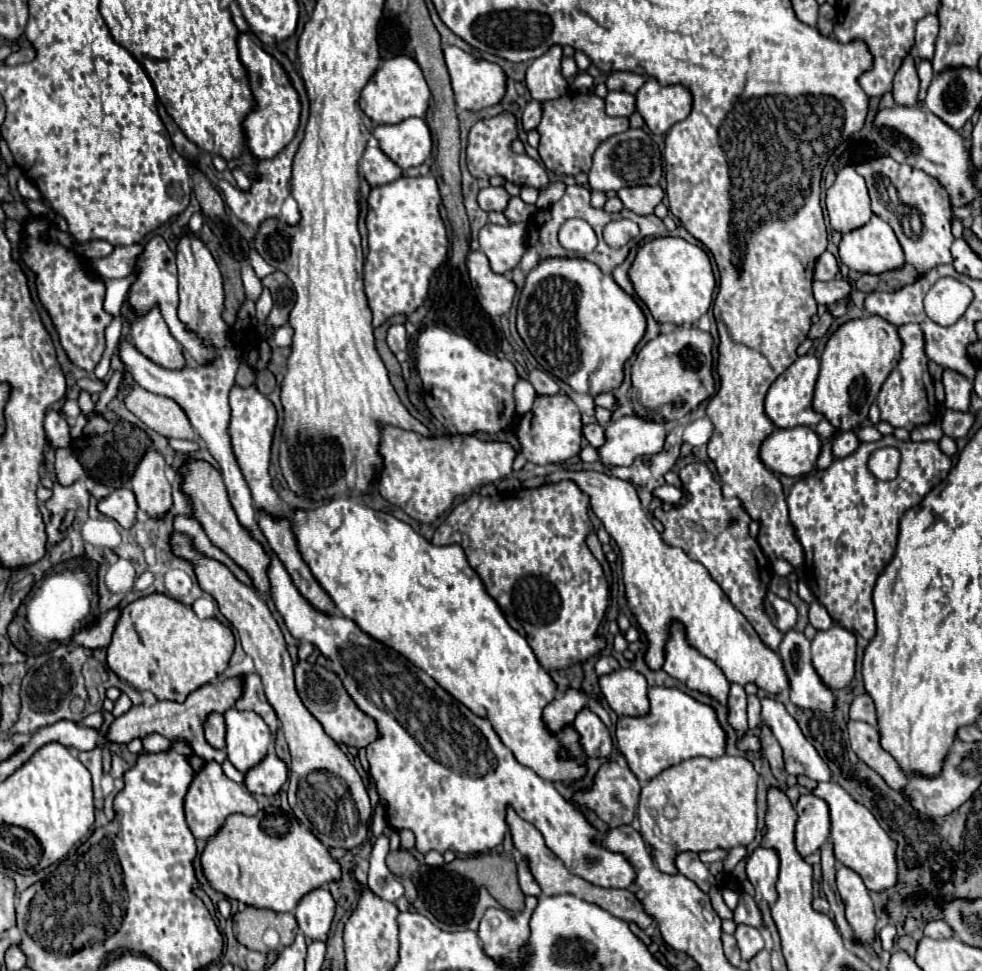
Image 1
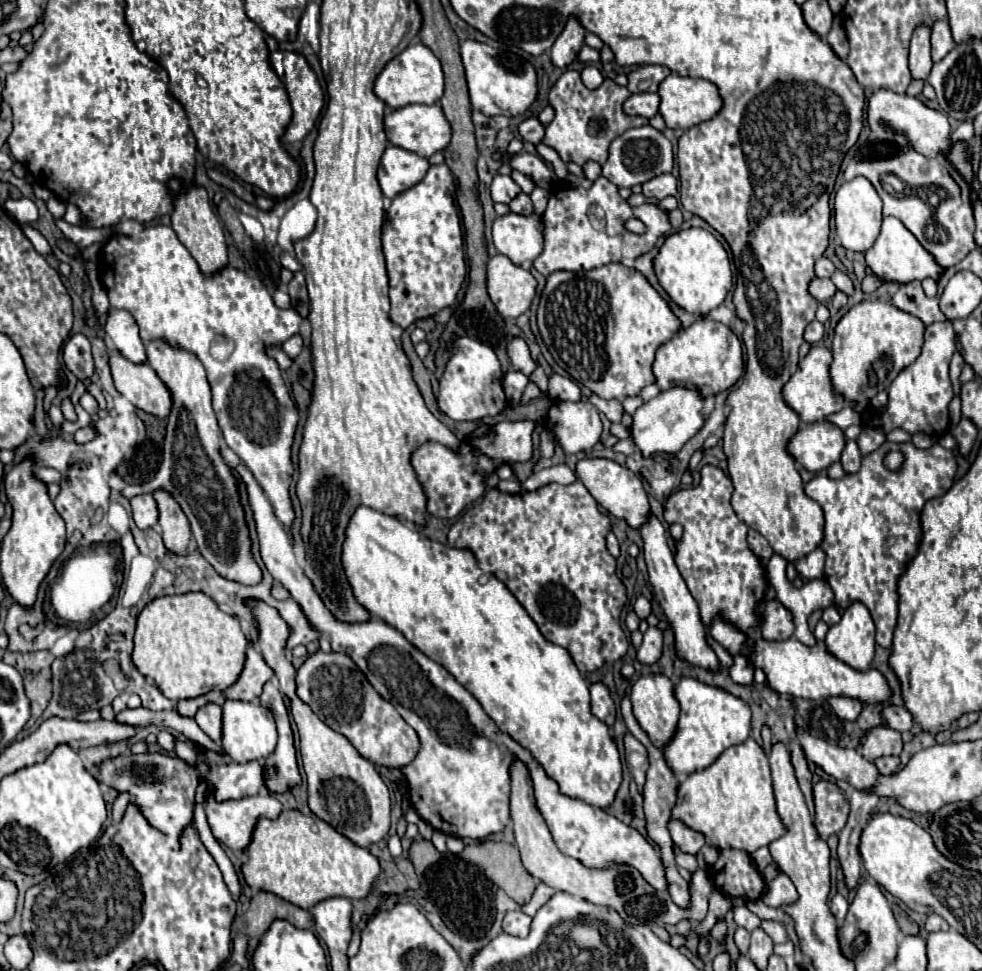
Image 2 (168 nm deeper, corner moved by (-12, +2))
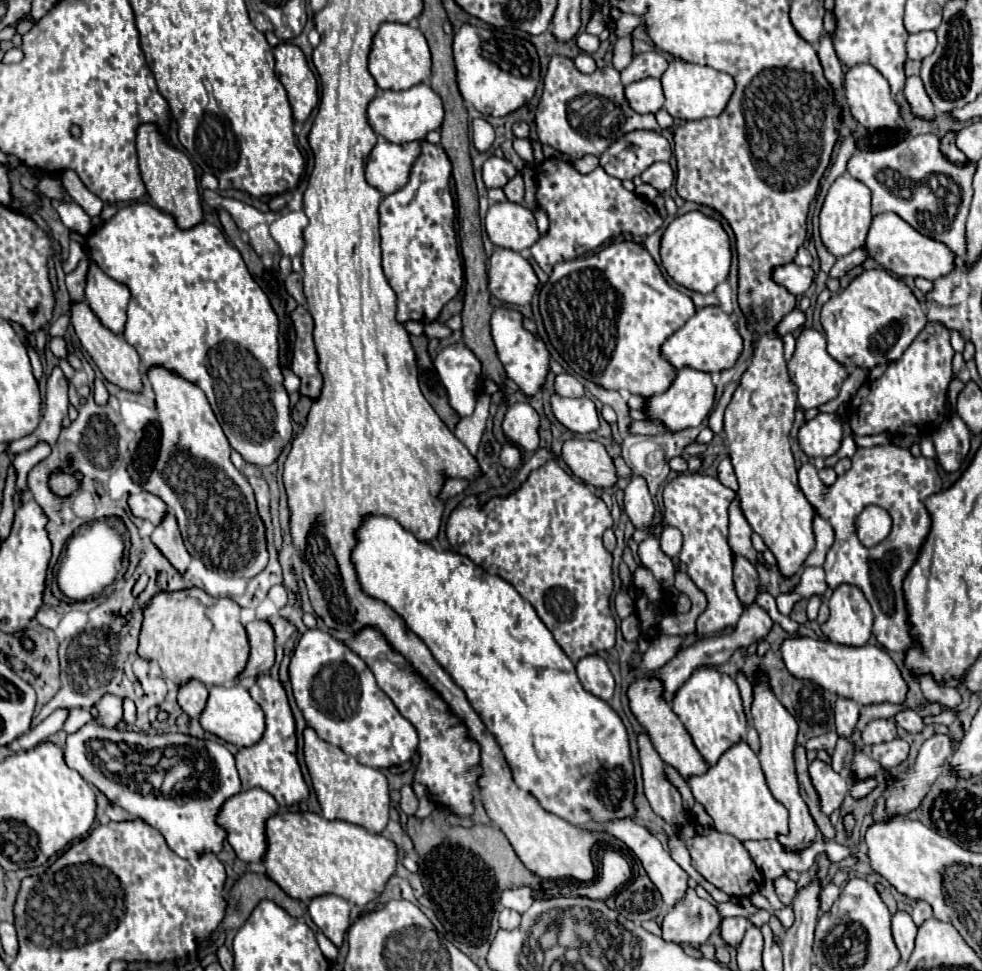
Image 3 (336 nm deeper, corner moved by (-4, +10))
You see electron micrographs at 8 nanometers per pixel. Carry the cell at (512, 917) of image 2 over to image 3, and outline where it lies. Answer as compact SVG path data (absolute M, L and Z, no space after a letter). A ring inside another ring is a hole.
M503 908L501 914L499 914L499 926L503 930L515 930L521 922L521 914L515 912L515 910L509 910L509 908Z

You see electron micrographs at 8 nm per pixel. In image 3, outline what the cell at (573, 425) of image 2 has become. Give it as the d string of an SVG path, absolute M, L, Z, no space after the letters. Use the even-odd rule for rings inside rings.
M559 394L551 396L551 408L555 418L575 434L595 432L599 428L599 416L593 400L583 398L563 398Z

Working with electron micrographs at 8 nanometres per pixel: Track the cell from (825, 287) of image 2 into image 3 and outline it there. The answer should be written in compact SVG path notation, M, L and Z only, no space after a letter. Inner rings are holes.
M795 262L785 264L773 272L773 280L777 284L785 286L795 296L803 296L809 290L813 278L815 278L813 268L809 268L809 266L803 268L803 266L797 266Z

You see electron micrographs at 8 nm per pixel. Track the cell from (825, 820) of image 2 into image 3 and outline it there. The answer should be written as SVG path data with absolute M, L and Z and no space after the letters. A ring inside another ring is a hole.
M813 760L809 764L811 782L819 794L819 808L823 814L831 816L837 808L841 808L847 794L847 780L841 774L835 774L829 764L821 760Z

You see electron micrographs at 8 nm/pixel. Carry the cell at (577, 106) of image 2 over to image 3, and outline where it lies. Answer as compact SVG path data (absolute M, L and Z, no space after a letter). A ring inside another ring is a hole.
M553 56L543 80L543 96L535 112L539 142L549 144L561 154L581 158L585 154L601 156L611 142L631 130L661 132L653 114L641 116L629 108L623 90L625 88L617 70L595 70L593 74L581 74L571 58Z

